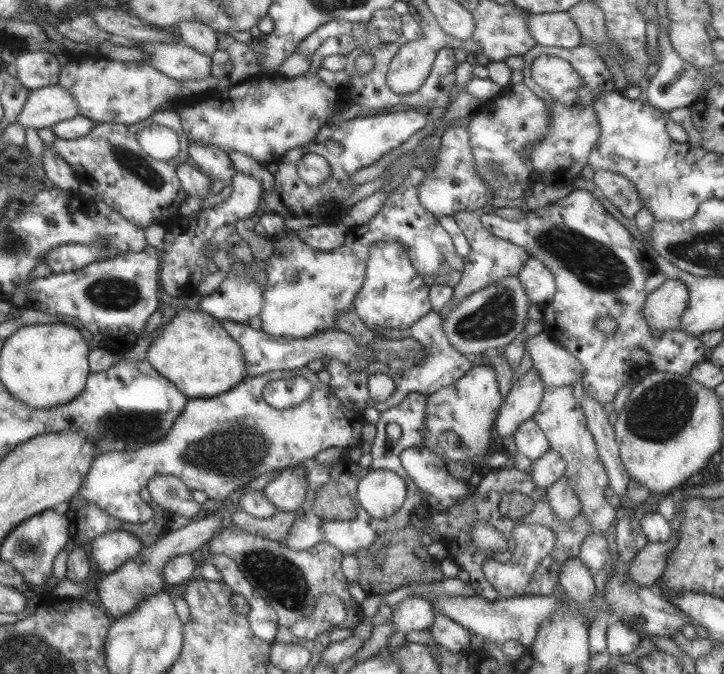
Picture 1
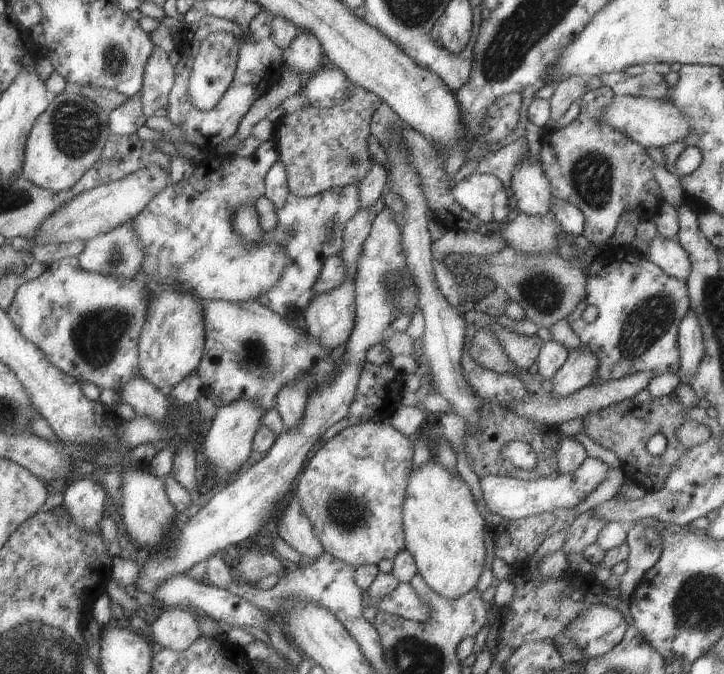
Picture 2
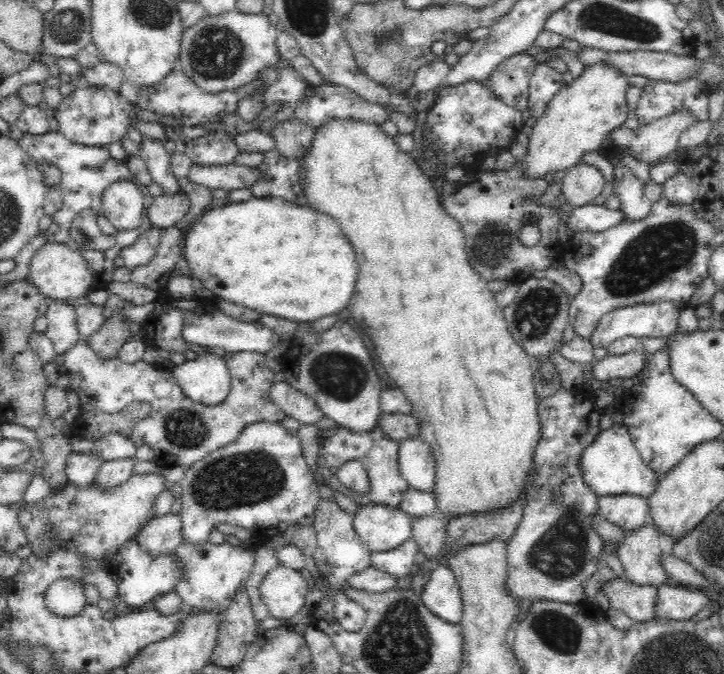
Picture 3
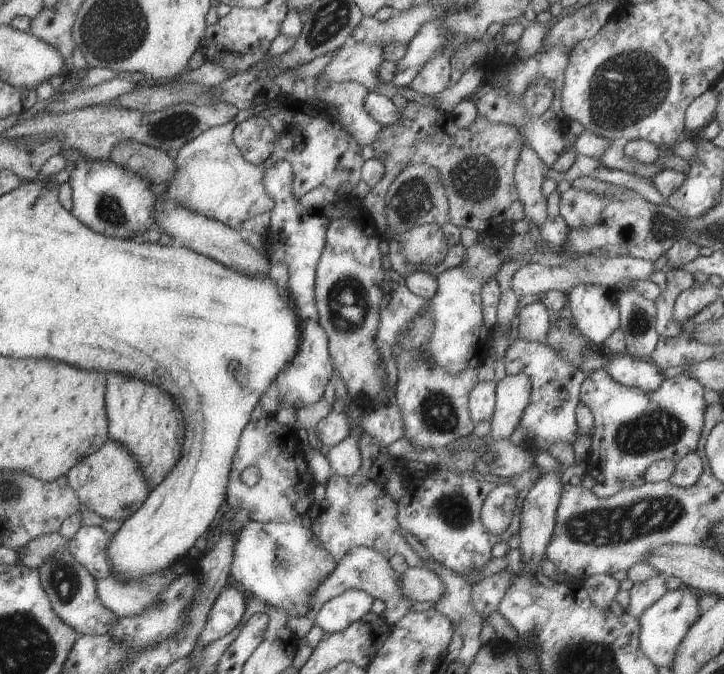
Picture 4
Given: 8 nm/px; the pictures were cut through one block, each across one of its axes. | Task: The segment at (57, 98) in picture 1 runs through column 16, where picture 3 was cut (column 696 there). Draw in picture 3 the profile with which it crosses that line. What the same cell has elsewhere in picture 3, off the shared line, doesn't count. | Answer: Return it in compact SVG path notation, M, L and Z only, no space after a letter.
M680 108L635 130L621 124L606 136L606 140L613 145L627 146L637 160L650 163L670 155L684 129L697 122L689 110Z

